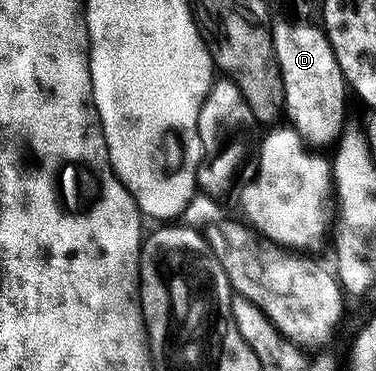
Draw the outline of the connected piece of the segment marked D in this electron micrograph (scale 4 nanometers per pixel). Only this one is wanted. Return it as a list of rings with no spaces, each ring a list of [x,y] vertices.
[[[275,19],[272,24],[274,53],[280,66],[286,107],[284,116],[307,145],[333,145],[342,135],[346,120],[348,85],[325,31],[310,24]]]

